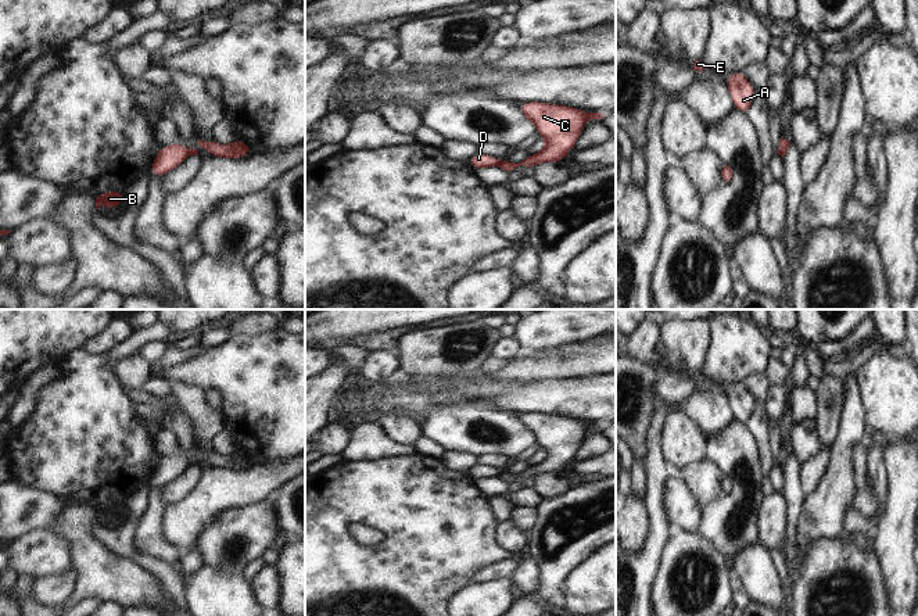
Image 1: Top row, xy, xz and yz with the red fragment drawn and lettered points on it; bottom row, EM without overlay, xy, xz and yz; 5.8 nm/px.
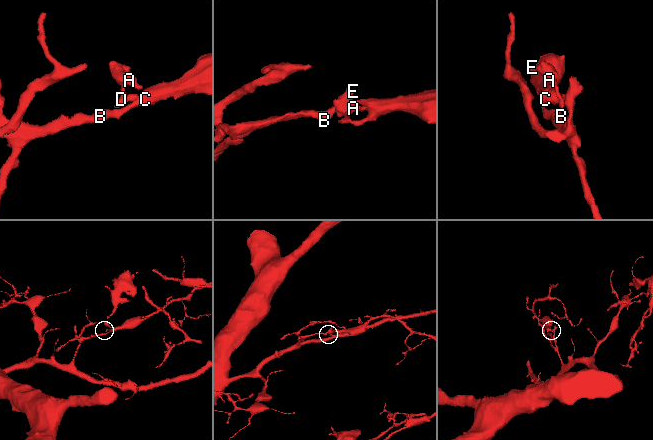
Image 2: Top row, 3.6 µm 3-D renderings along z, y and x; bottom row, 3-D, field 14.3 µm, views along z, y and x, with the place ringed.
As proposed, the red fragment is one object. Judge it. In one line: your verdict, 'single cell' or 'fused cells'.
fused cells

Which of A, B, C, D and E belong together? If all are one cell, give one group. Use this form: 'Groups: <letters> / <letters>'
Groups: A D E / B C.

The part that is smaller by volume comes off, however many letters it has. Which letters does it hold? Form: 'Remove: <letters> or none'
Remove: A, D, E

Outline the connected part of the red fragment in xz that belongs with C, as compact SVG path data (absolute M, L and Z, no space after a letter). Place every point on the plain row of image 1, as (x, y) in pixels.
M528 412L520 415L520 423L537 437L546 455L538 465L530 465L520 473L501 470L498 477L510 484L521 477L532 479L541 473L562 473L574 459L588 430L602 430L605 425L585 423L573 418Z

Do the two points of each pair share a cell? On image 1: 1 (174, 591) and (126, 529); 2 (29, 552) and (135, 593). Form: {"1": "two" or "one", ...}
{"1": "one", "2": "two"}

